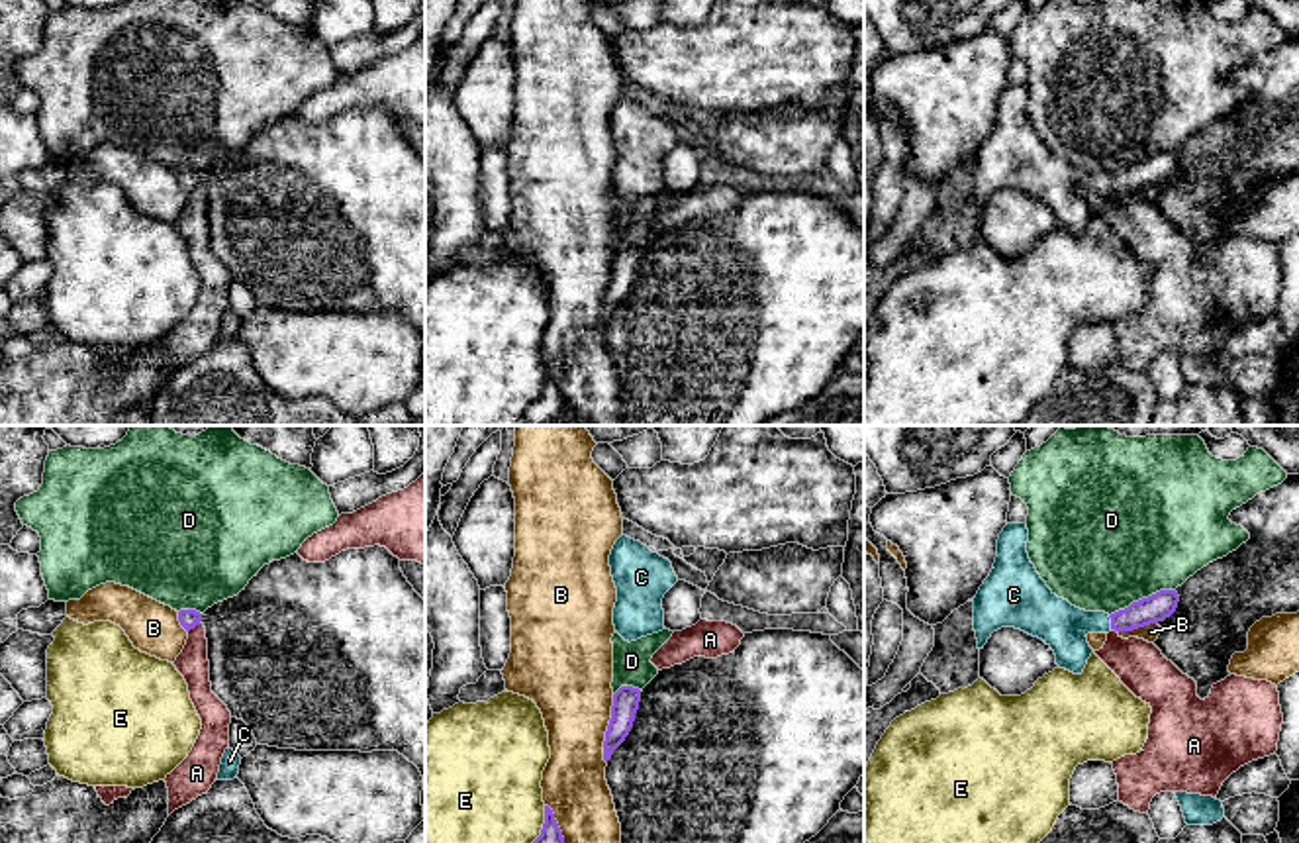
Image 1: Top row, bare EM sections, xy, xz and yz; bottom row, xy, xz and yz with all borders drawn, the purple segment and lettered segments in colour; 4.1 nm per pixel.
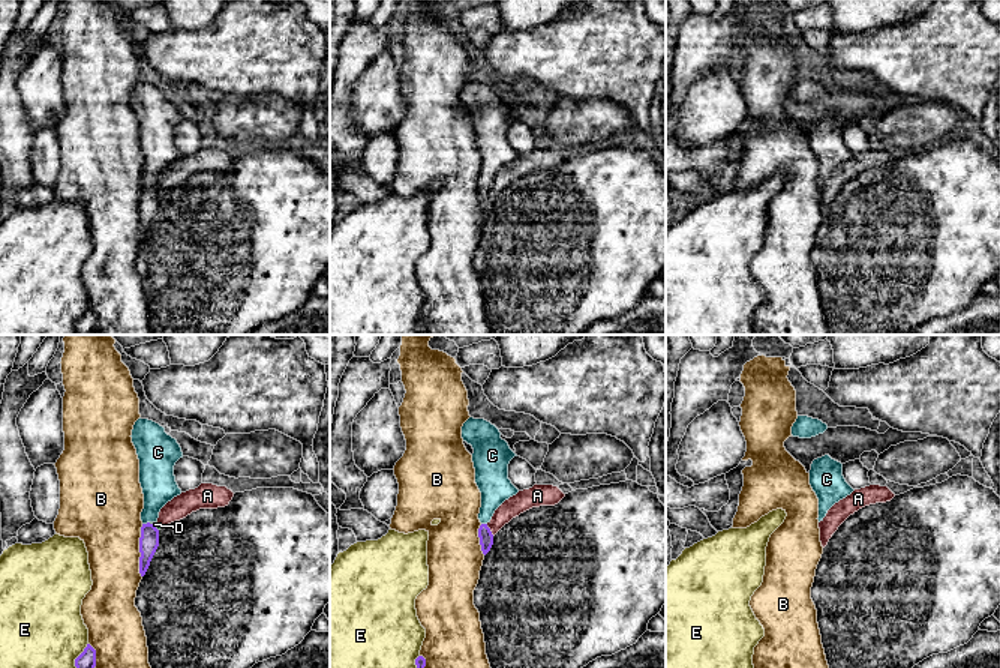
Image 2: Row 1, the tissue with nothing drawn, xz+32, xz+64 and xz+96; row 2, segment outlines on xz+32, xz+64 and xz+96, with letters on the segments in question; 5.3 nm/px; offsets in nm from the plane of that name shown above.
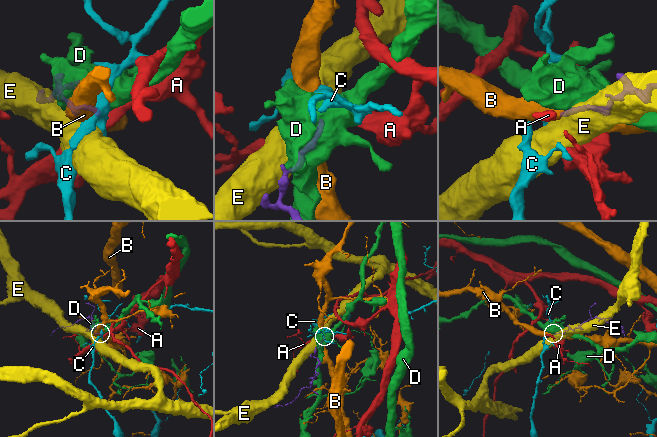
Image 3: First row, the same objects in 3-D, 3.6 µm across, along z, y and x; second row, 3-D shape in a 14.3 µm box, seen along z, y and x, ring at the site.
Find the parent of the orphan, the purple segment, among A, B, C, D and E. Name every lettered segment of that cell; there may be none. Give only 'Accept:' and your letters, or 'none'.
Accept: C

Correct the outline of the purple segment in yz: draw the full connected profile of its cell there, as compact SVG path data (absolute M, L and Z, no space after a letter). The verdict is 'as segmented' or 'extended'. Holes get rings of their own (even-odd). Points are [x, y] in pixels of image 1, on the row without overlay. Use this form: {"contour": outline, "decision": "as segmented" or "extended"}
{"contour": "M1007 84L999 94L993 129L974 159L978 210L993 192L1015 188L1042 200L1060 229L1082 235L1093 214L1087 194L1132 192L1164 182L1178 169L1178 153L1160 151L1111 176L1080 171L1046 147L1029 120L1027 102L1027 84Z", "decision": "extended"}

